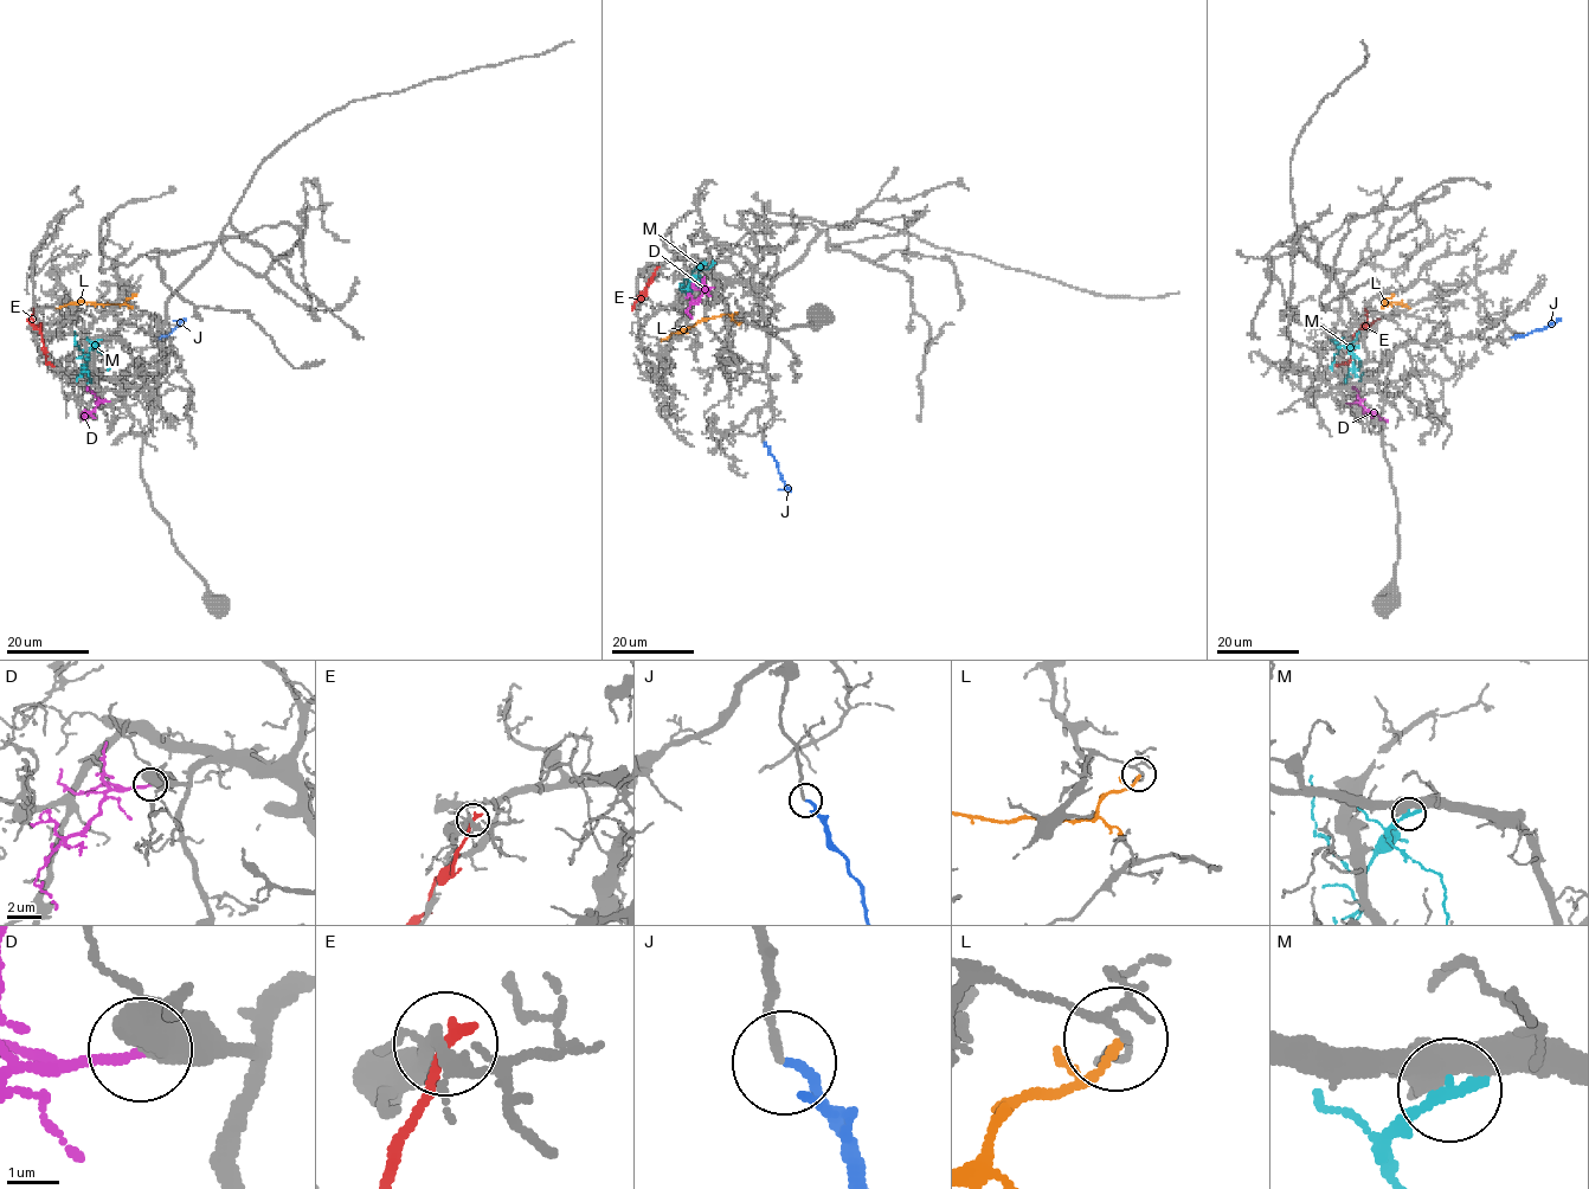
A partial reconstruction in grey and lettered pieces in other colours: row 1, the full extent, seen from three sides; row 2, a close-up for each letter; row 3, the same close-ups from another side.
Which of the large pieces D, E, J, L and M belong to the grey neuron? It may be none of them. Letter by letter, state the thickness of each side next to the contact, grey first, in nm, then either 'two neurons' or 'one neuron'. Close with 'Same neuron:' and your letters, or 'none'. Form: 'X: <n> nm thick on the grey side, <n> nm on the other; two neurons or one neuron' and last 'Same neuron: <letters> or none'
D: 420 nm thick on the grey side, 180 nm on the other; one neuron
E: 220 nm thick on the grey side, 280 nm on the other; two neurons
J: 160 nm thick on the grey side, 120 nm on the other; one neuron
L: 110 nm thick on the grey side, 130 nm on the other; two neurons
M: 440 nm thick on the grey side, 300 nm on the other; two neurons
Same neuron: D, J

